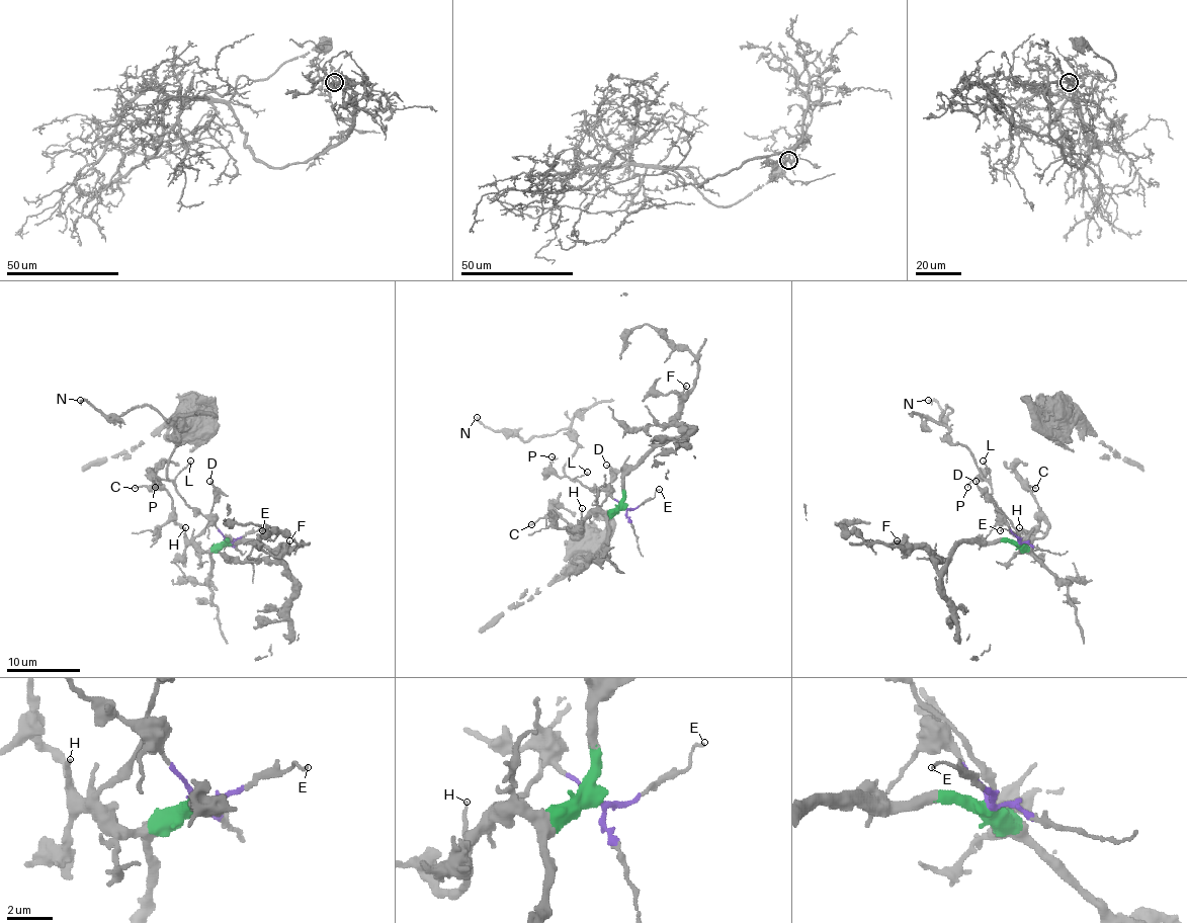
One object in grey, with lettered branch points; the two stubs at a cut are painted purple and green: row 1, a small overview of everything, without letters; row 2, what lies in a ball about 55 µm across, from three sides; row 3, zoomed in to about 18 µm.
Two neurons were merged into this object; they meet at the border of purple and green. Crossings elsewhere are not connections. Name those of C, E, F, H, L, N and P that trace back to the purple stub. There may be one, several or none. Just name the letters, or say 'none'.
E, L, N, P

